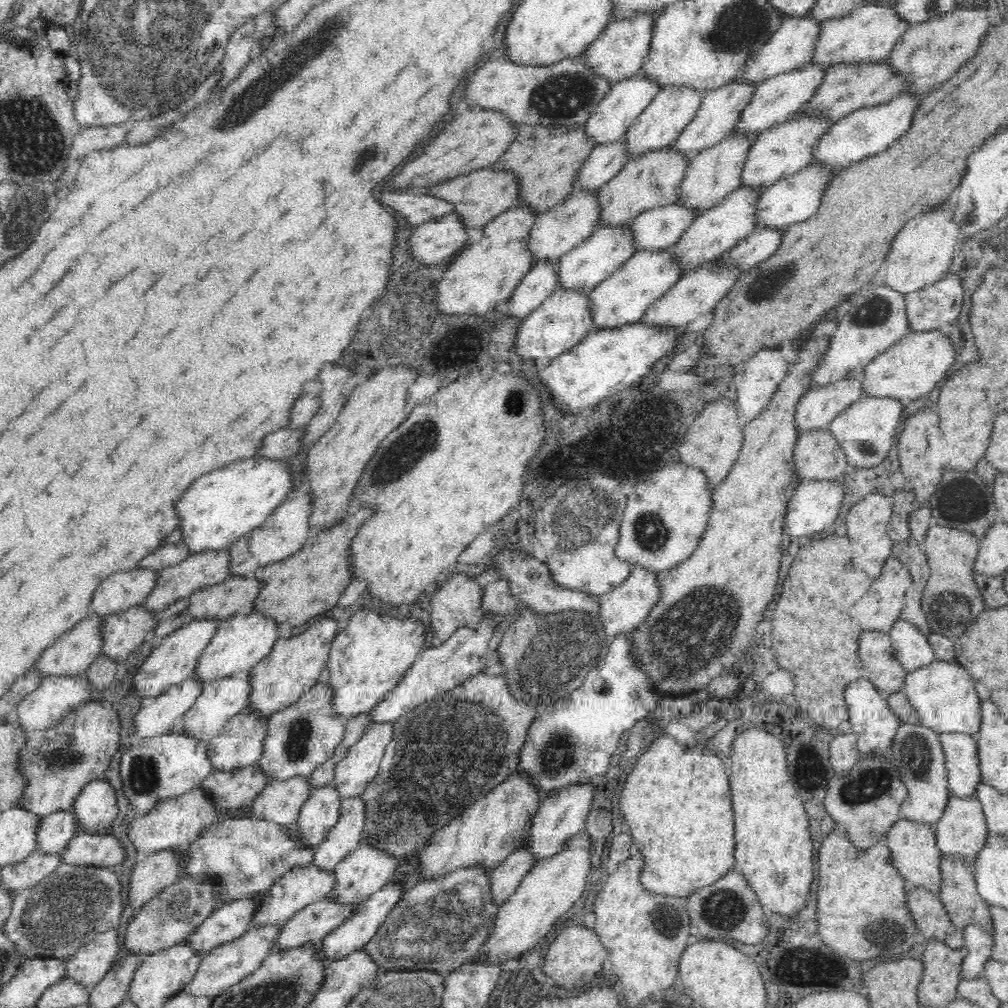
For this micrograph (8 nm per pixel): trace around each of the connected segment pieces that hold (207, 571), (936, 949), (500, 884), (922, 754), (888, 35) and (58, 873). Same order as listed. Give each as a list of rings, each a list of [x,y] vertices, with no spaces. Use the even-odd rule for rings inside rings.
[[[225,550],[206,551],[189,555],[178,565],[162,569],[157,572],[152,592],[143,600],[142,607],[148,612],[158,613],[178,600],[187,599],[192,592],[198,589],[215,586],[218,582],[230,576],[229,556]]]
[[[944,942],[926,944],[922,952],[922,978],[918,984],[918,1000],[944,1006],[957,998],[961,962],[965,948],[952,950]]]
[[[523,848],[507,856],[496,867],[486,871],[491,902],[500,906],[518,888],[526,873],[536,864],[531,853]]]
[[[900,722],[889,747],[883,754],[897,770],[901,782],[907,789],[907,796],[900,805],[901,818],[933,826],[942,816],[945,802],[948,802],[950,796],[939,733],[922,723]]]
[[[865,4],[840,18],[826,20],[819,24],[817,40],[808,64],[827,68],[834,65],[856,66],[884,61],[906,27],[908,24],[893,14],[891,4],[889,6]]]
[[[60,864],[44,881],[32,888],[13,892],[11,911],[5,918],[1,932],[13,944],[21,958],[44,959],[56,957],[65,959],[74,954],[82,945],[94,940],[97,935],[115,929],[123,911],[121,884],[115,869],[82,865]]]

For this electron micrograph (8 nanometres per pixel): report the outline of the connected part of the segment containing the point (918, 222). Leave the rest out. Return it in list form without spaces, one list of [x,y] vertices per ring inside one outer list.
[[[941,205],[932,214],[924,214],[908,222],[908,226],[904,226],[904,230],[890,244],[890,250],[886,254],[886,264],[884,264],[884,276],[880,274],[876,278],[876,284],[882,284],[892,289],[892,292],[907,295],[944,278],[948,274],[951,254],[954,253],[956,245],[960,244],[958,227],[951,222],[950,211],[949,205]]]

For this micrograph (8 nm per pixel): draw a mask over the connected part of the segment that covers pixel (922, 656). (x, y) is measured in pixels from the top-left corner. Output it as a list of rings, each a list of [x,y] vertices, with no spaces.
[[[898,618],[888,634],[893,654],[907,672],[936,660],[926,633],[916,623]]]

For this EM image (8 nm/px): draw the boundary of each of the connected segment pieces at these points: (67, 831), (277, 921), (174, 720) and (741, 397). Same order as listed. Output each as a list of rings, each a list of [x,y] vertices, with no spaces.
[[[56,812],[41,818],[35,838],[35,849],[44,854],[59,854],[68,844],[75,830],[75,818],[71,812]]]
[[[311,863],[296,865],[292,867],[284,876],[281,876],[267,891],[264,891],[258,898],[255,911],[250,919],[250,926],[259,928],[260,926],[282,926],[293,914],[300,909],[314,902],[325,900],[329,891],[333,887],[334,877],[332,872],[318,870]]]
[[[189,677],[162,695],[145,701],[134,716],[134,740],[164,736],[167,729],[176,726],[181,715],[192,708],[202,685]]]
[[[760,350],[746,364],[742,364],[740,378],[738,378],[738,382],[735,384],[737,395],[734,401],[741,416],[745,416],[751,421],[759,417],[763,413],[763,410],[766,410],[780,383],[789,373],[788,363],[784,361],[782,356],[783,353],[780,354],[776,350]]]

